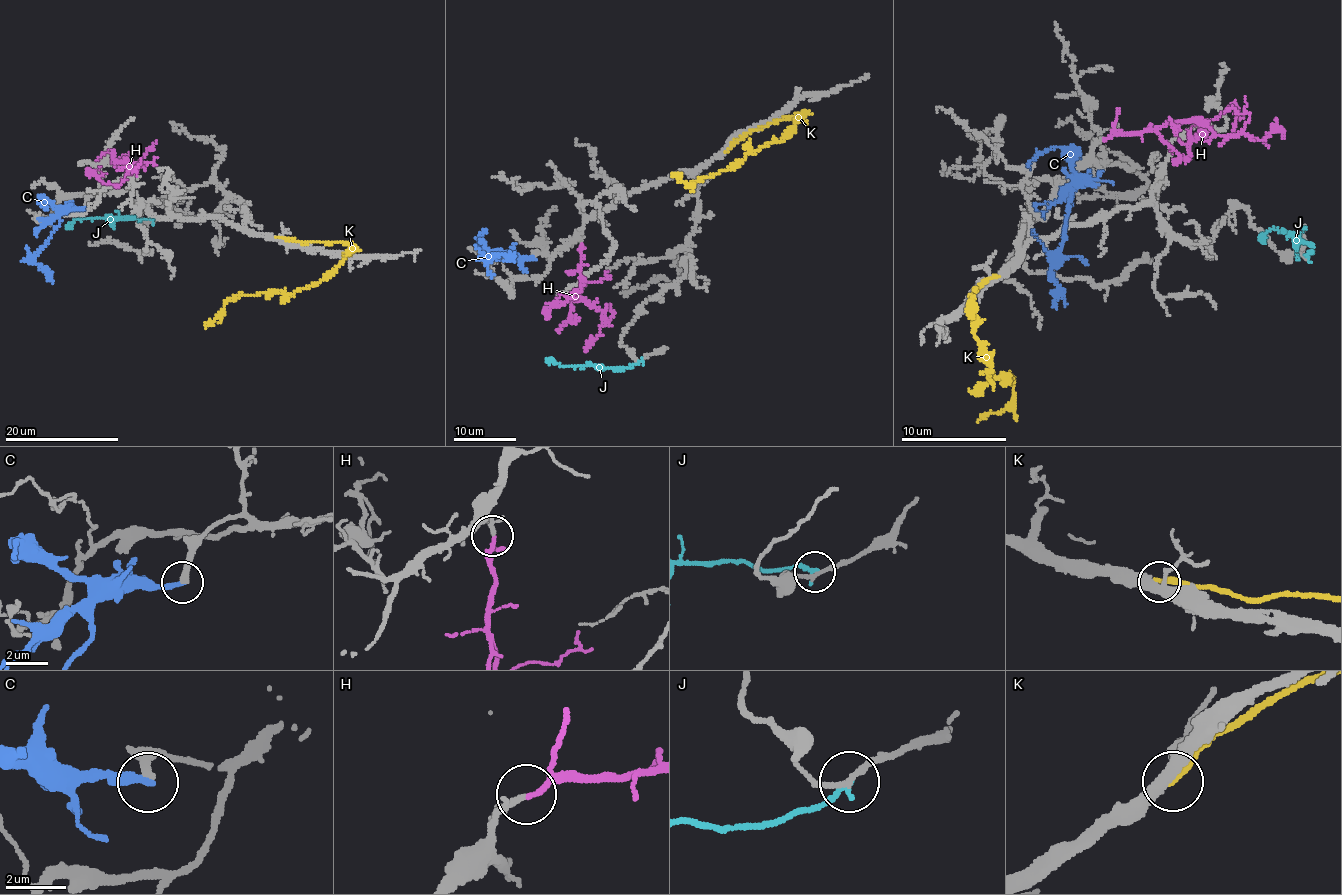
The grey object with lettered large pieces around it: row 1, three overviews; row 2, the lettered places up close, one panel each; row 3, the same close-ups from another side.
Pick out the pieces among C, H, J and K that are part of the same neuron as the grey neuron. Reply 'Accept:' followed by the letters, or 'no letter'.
Accept: H

